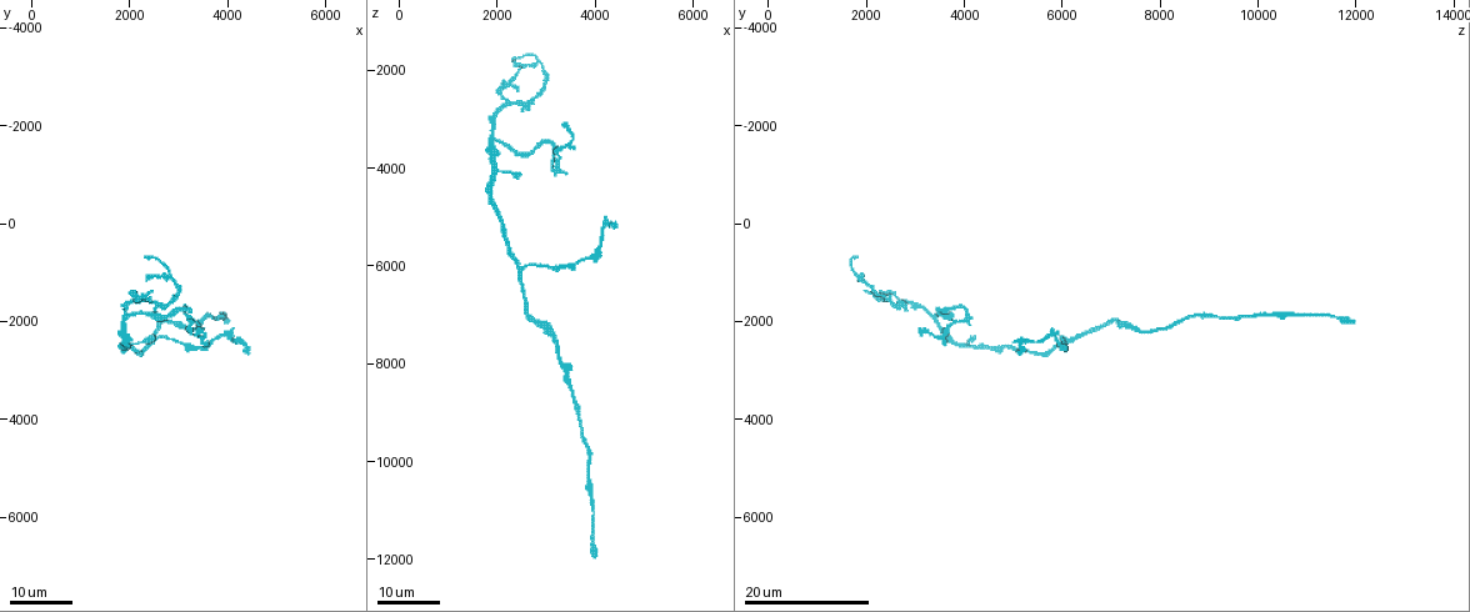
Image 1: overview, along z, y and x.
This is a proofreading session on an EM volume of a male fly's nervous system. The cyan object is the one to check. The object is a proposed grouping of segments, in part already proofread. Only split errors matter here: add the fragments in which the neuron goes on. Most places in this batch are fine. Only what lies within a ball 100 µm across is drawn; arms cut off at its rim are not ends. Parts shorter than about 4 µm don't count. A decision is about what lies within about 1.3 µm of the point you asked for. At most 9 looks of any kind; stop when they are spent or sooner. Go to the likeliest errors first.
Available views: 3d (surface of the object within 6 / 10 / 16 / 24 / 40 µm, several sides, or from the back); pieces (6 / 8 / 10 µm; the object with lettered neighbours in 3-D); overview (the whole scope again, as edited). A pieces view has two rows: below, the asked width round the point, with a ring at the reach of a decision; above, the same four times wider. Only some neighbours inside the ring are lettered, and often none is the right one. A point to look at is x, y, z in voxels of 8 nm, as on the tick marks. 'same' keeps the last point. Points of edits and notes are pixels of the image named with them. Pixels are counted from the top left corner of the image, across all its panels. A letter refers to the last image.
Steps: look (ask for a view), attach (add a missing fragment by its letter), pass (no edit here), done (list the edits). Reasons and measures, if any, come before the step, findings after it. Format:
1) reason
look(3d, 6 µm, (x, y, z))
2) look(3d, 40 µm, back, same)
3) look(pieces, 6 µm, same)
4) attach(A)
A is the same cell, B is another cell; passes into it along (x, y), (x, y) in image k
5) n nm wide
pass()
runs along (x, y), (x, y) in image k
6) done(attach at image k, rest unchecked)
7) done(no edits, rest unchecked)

an open end
look(3d, 24 µm, (4400, 2700, 5150))

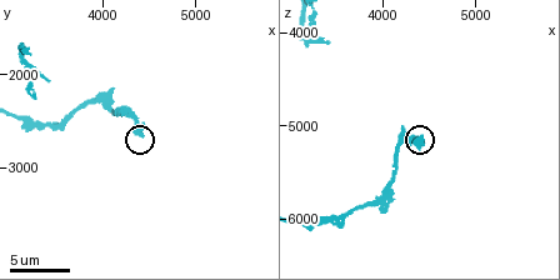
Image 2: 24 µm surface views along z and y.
look(pieces, 8 µm, (4400, 2650, 5100))

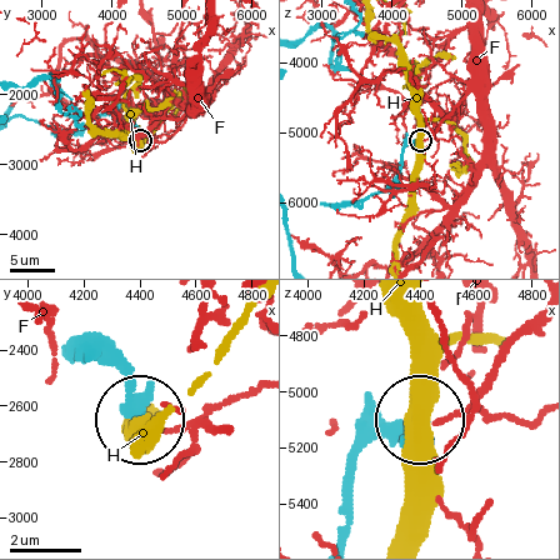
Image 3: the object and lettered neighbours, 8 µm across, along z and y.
pass()
F and H are other cells; none of them fits

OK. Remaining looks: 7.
branch stops here
look(3d, 24 µm, (3350, 2300, 3150))

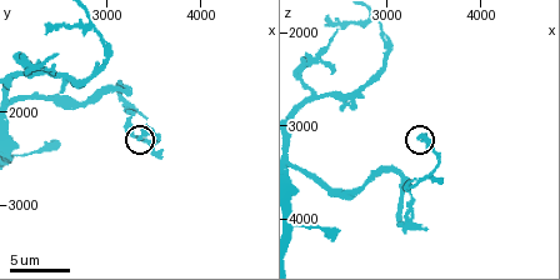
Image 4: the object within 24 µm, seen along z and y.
see the neighbours
look(pieces, 8 µm, (3350, 2300, 3100))

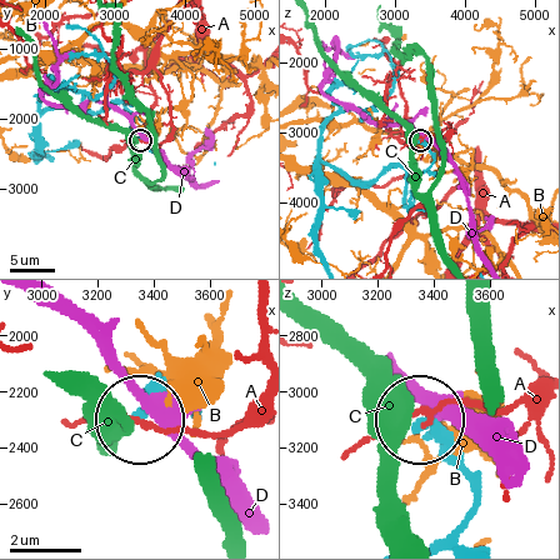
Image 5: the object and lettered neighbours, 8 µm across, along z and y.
pass()
A, B, C and D are other cells; runs along (451, 538), (475, 493), (426, 424) in image 5; none of them fits

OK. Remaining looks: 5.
free end
look(3d, 10 µm, (2350, 1150, 1850))

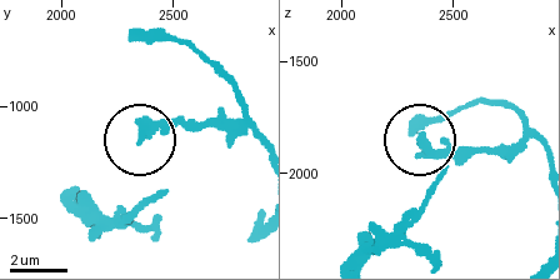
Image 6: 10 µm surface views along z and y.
look(pieces, 8 µm, (2340, 1150, 1840))

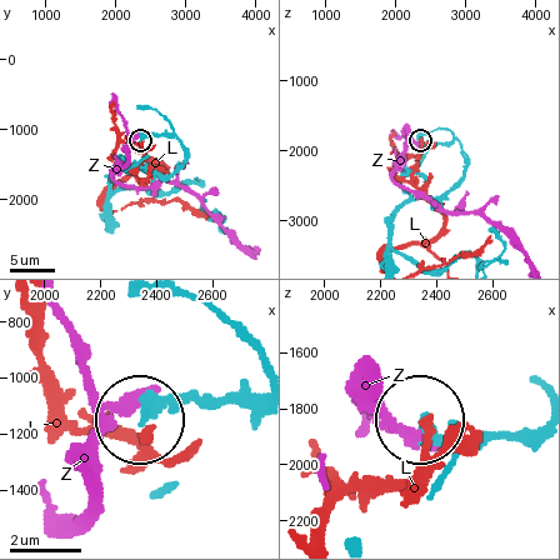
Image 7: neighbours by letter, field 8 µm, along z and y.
pass()
L and Z are other cells; runs along (256, 406), (166, 400), (143, 415) in image 7; no lettered fragment goes on from it

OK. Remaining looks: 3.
branch stops here
look(pieces, 8 µm, (2500, 2350, 4100))

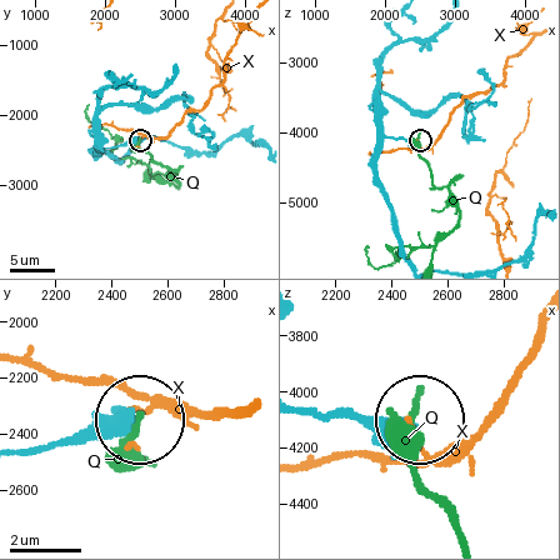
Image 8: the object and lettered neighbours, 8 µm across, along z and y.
450 nm wide
pass()
Q and X are other cells; none of them fits

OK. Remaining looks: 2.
done(no edits, rest unchecked)

